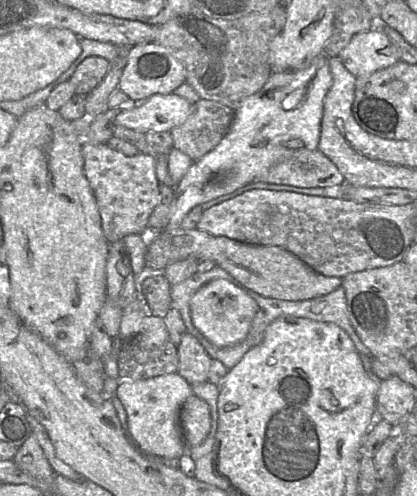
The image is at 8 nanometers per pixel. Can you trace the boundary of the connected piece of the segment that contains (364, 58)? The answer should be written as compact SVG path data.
M381 26L353 36L338 58L356 78L385 69L400 61L397 48Z

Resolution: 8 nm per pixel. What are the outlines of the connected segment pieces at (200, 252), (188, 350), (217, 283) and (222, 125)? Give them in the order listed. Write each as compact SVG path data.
M197 229L150 233L146 251L148 273L162 272L170 264L186 258L211 260L245 287L264 297L282 300L308 300L328 294L342 285L342 278L326 276L311 268L285 248L247 244Z
M185 333L177 346L178 373L189 383L209 381L211 358L201 343L191 334Z
M214 279L192 296L190 313L194 326L215 346L231 346L248 334L258 310L257 302L241 288L225 279Z
M200 98L193 104L186 121L170 133L173 148L193 161L214 149L231 127L235 110L219 102Z

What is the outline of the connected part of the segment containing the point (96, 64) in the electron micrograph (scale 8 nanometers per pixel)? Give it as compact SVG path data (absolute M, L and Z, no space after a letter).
M100 56L85 58L68 79L75 87L75 94L87 95L106 76L110 62Z

